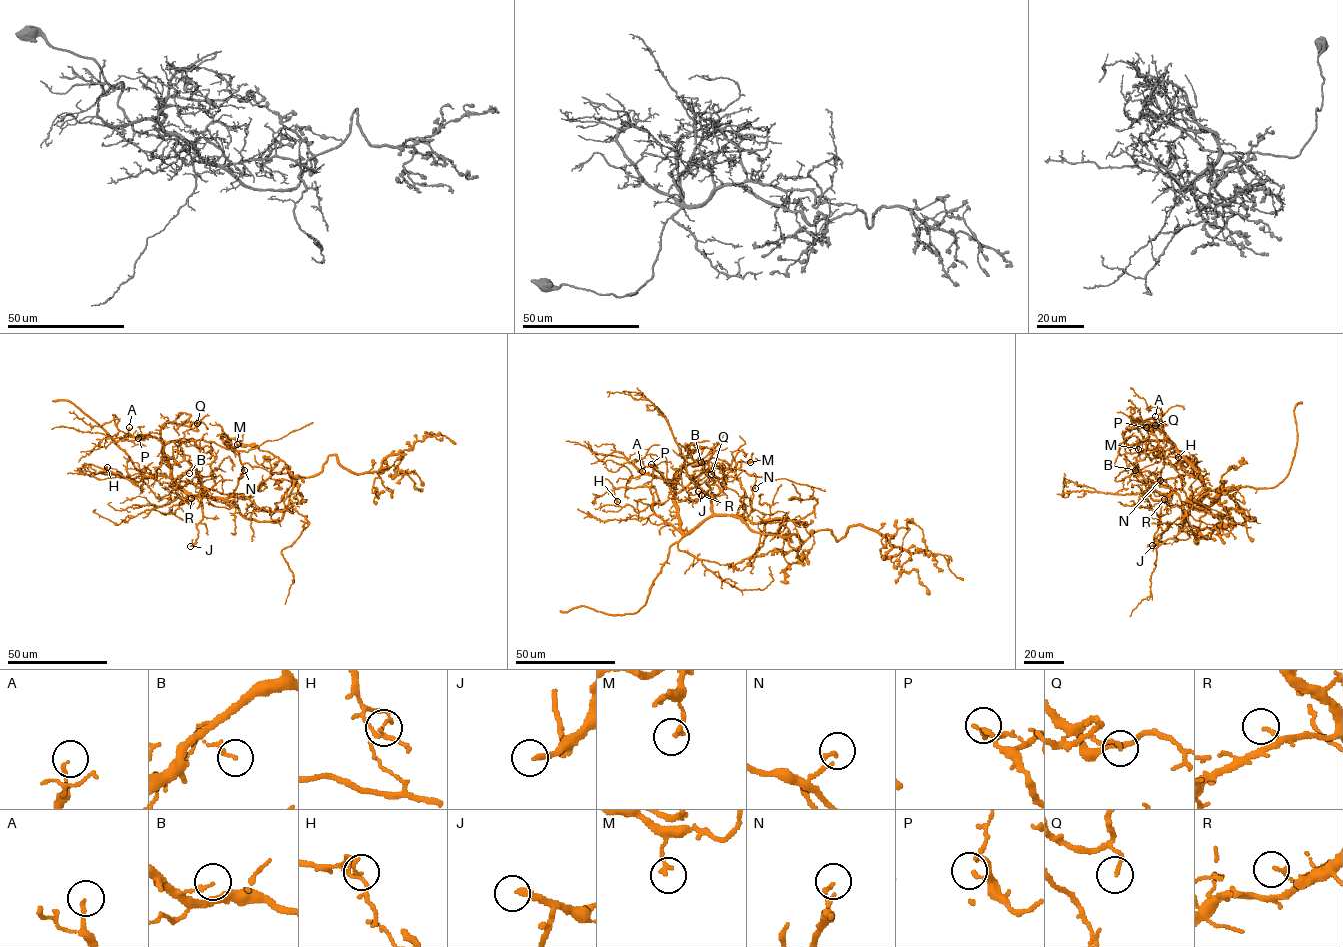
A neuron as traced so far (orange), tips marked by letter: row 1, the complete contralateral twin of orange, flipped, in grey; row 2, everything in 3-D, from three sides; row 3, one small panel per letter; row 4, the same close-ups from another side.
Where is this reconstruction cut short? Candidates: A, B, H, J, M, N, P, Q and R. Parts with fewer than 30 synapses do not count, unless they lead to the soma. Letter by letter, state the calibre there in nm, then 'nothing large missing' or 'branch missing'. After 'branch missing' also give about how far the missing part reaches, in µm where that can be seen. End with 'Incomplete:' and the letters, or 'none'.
A: 140 nm | nothing large missing
B: 150 nm | nothing large missing
H: 120 nm | nothing large missing
J: 200 nm | branch missing | 60 µm
M: 180 nm | nothing large missing
N: 170 nm | nothing large missing
P: 160 nm | nothing large missing
Q: 130 nm | nothing large missing
R: 160 nm | nothing large missing
Incomplete: J

